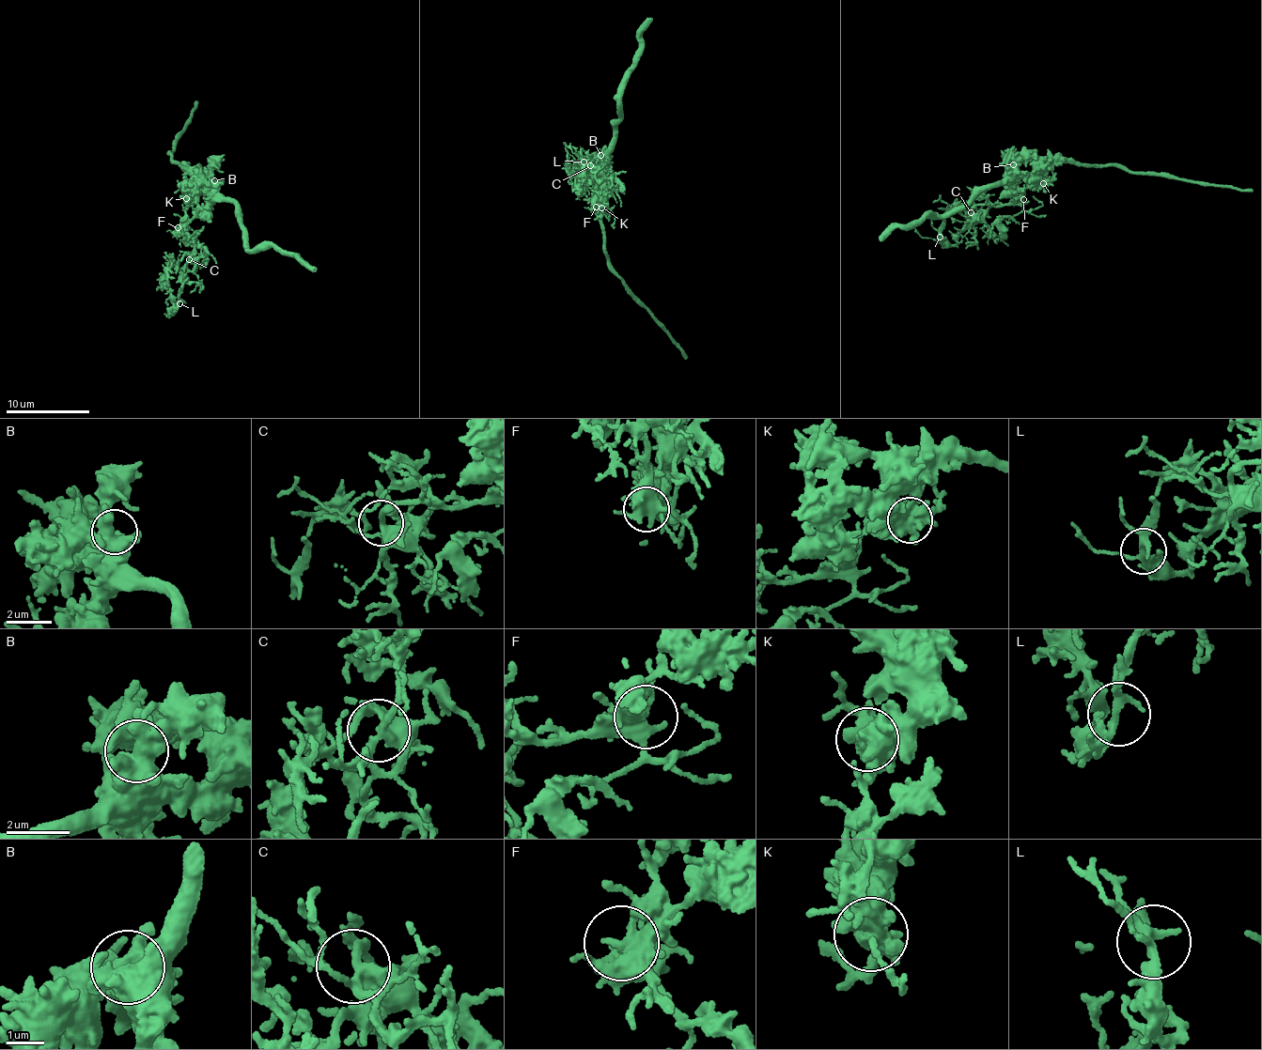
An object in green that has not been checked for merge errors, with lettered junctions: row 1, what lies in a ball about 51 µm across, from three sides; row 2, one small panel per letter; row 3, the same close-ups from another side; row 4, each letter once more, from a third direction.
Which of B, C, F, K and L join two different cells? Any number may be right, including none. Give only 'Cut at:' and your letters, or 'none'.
Cut at: K

